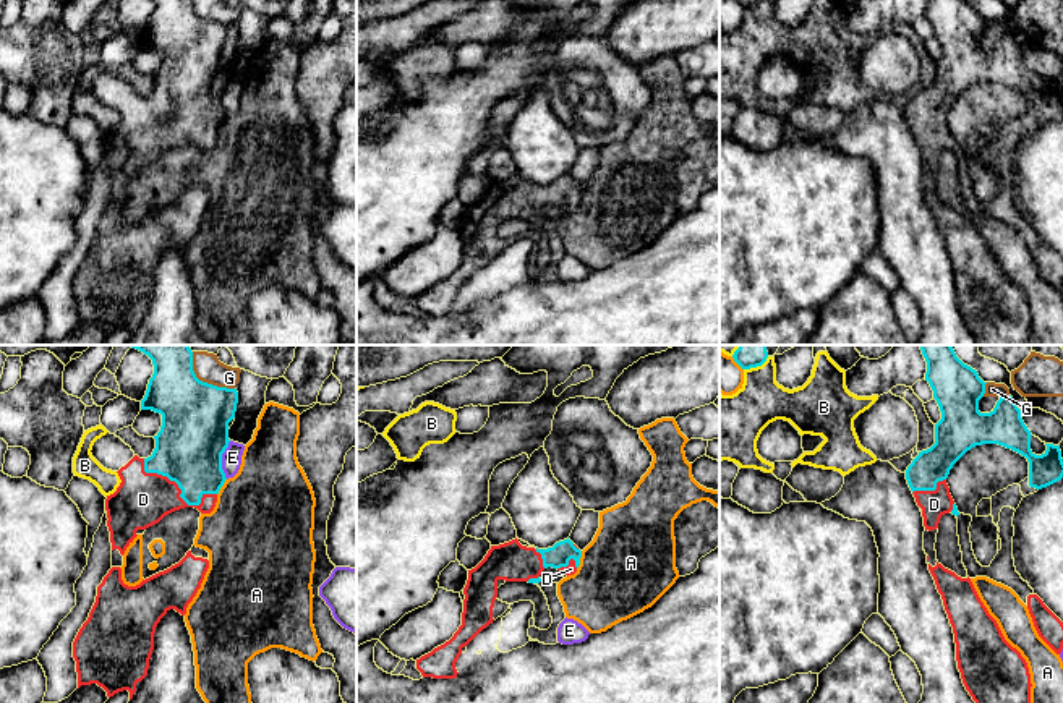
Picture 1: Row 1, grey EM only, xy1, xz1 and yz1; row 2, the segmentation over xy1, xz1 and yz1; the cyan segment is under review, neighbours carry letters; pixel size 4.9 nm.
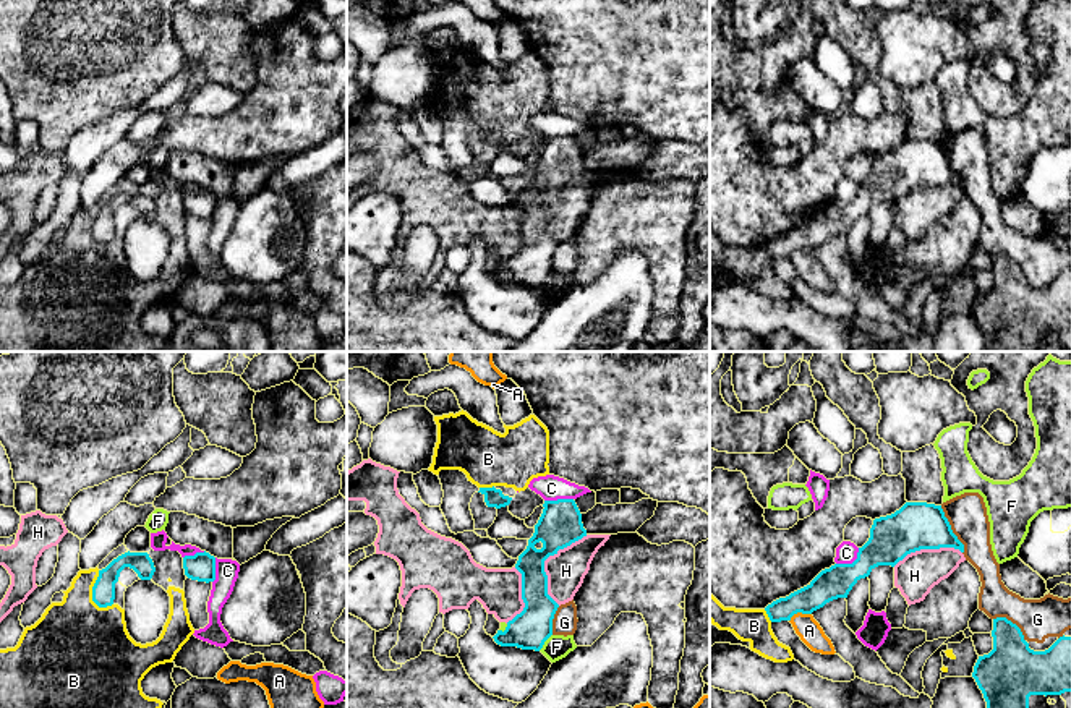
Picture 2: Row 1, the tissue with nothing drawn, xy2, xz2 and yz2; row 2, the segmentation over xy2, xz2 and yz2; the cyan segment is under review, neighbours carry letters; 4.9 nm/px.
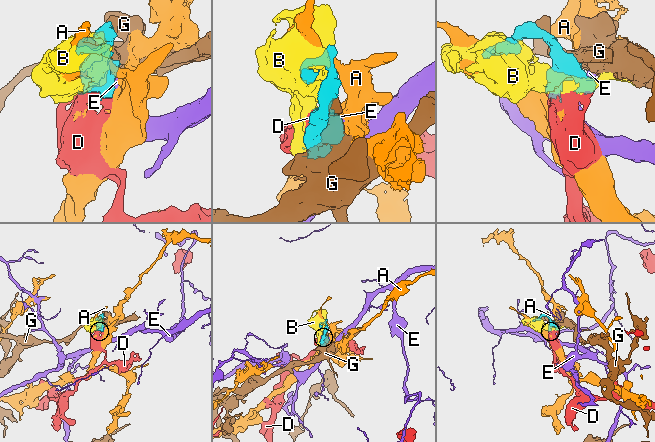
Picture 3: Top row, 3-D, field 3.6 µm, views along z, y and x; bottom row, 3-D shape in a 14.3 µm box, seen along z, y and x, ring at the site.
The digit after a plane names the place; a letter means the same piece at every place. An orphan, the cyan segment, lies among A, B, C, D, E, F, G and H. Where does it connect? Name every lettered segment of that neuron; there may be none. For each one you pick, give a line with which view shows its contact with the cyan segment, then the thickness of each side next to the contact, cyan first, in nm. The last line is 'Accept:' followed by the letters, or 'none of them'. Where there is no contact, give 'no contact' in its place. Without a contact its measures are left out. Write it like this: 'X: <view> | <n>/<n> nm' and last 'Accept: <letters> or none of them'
D: xy1 | 340/280 nm
Accept: D

